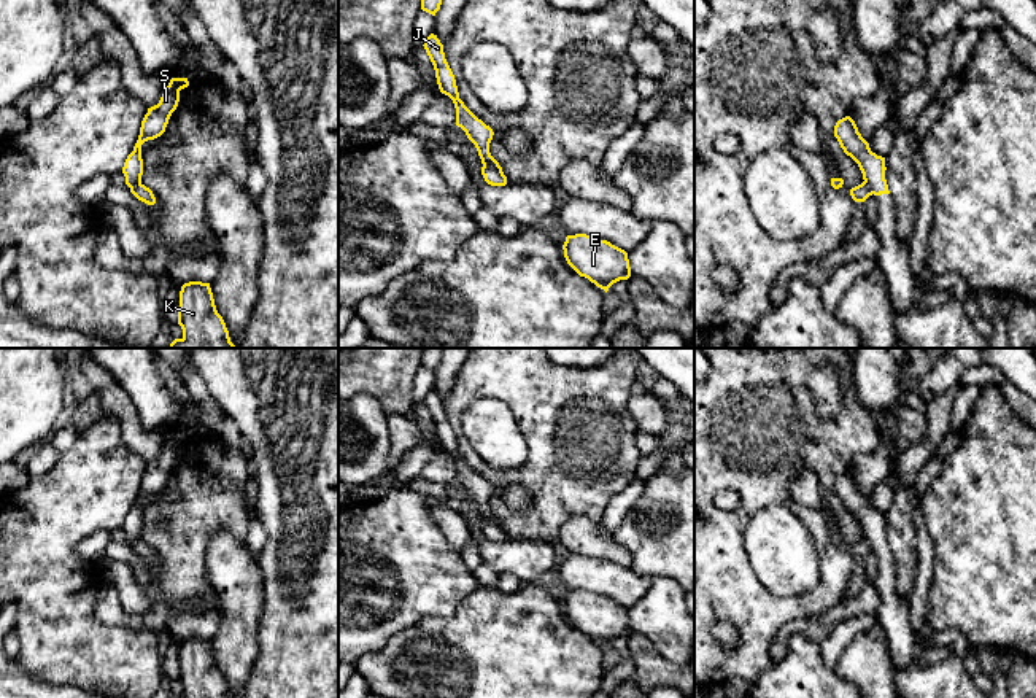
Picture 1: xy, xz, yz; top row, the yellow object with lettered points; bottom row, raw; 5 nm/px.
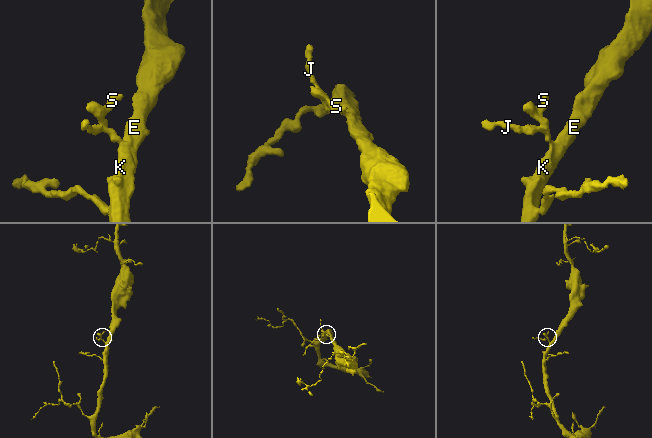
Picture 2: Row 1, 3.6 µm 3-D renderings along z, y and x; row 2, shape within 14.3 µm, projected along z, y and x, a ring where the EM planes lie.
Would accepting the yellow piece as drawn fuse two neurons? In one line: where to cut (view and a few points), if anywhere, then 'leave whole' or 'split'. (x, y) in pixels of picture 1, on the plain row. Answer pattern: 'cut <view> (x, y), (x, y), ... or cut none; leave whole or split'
cut xz (483, 519), (501, 527); split

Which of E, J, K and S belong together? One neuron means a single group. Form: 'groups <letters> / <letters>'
groups E J K / S

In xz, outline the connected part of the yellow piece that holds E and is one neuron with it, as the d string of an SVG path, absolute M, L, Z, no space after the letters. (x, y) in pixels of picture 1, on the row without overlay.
M567 591L562 606L567 620L605 649L613 639L631 633L628 609L607 596Z

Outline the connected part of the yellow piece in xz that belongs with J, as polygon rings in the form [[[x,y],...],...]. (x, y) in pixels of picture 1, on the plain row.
[[[431,390],[424,397],[424,405],[434,421],[437,440],[442,450],[448,452],[456,464],[456,482],[461,483],[467,494],[475,501],[481,520],[489,520],[499,526],[502,523],[489,509],[489,499],[493,496],[493,485],[478,475],[459,455],[454,431],[445,415],[443,401],[437,391]]]

